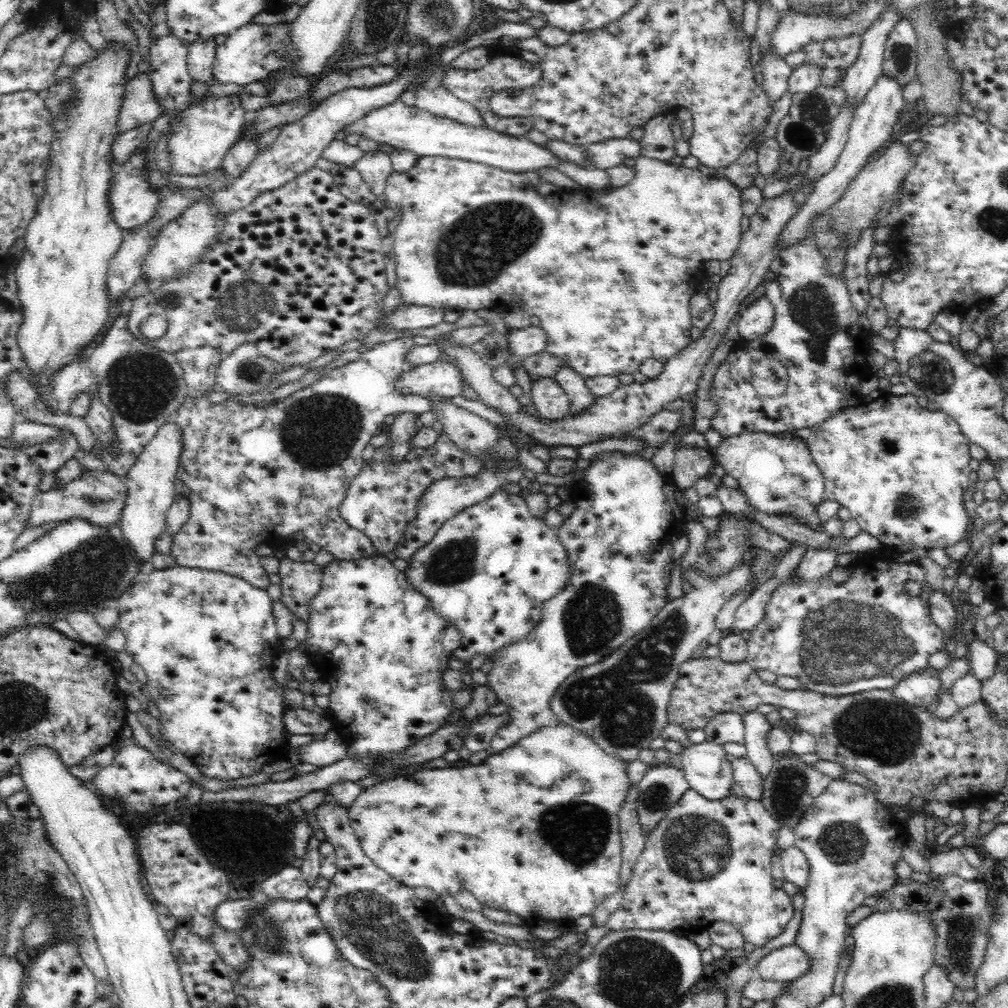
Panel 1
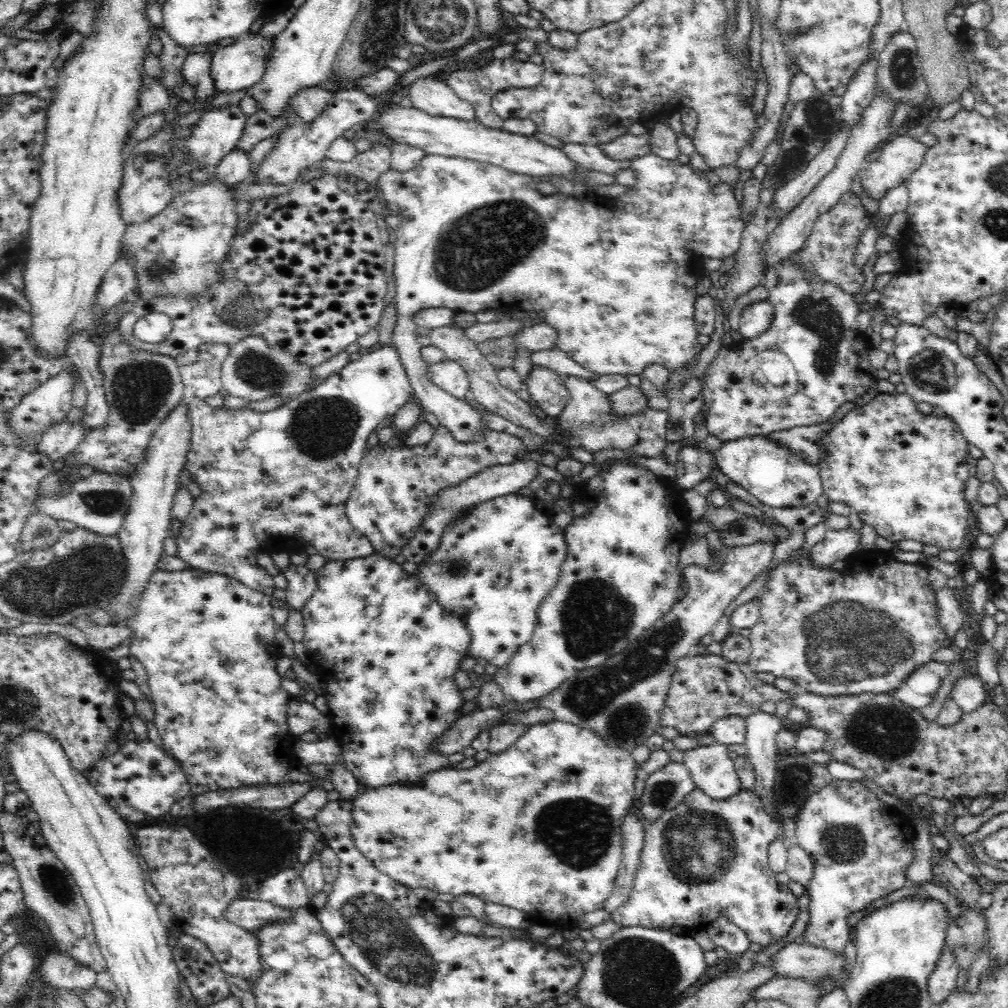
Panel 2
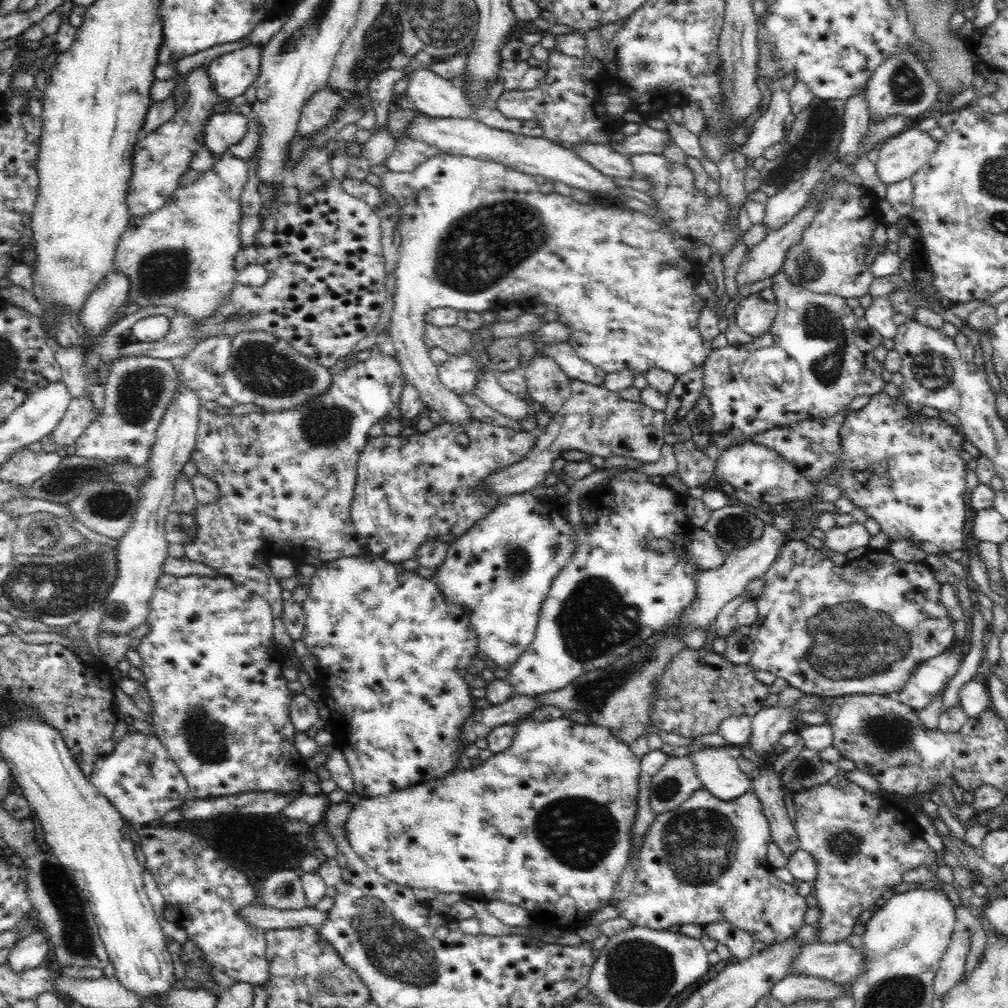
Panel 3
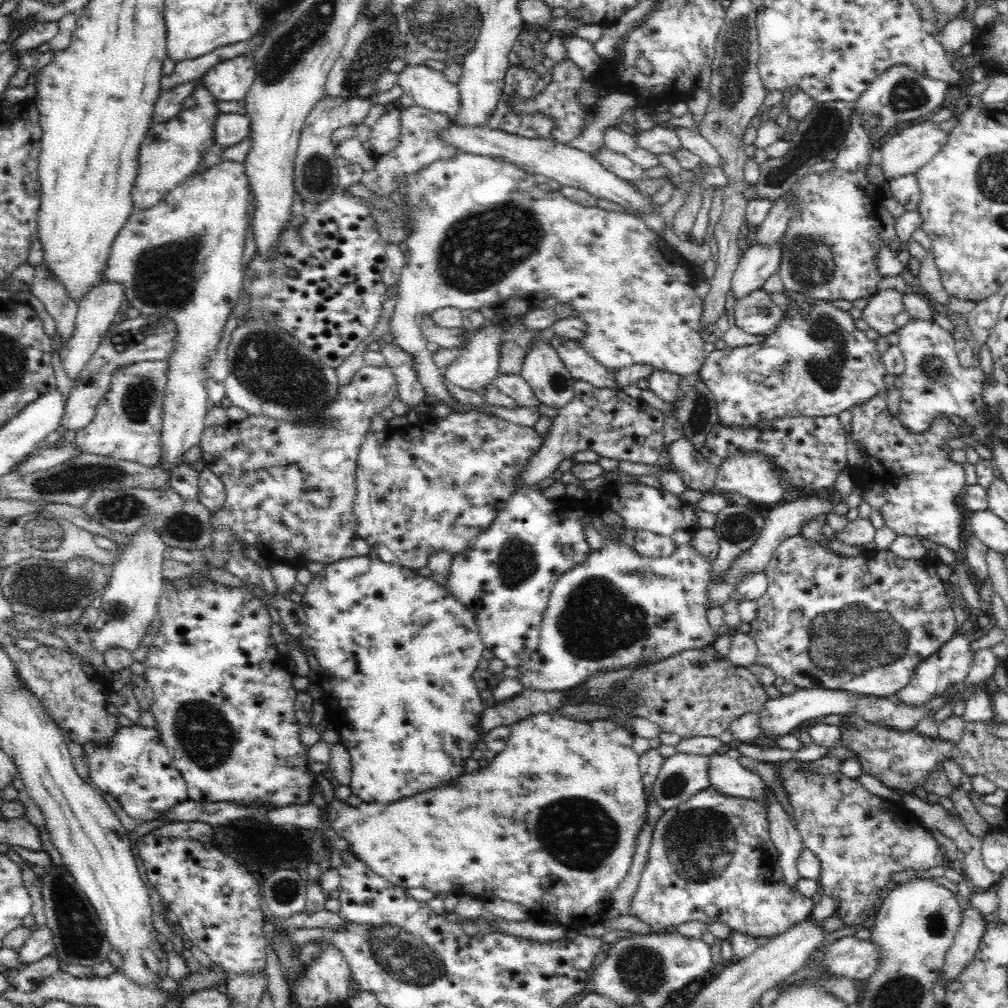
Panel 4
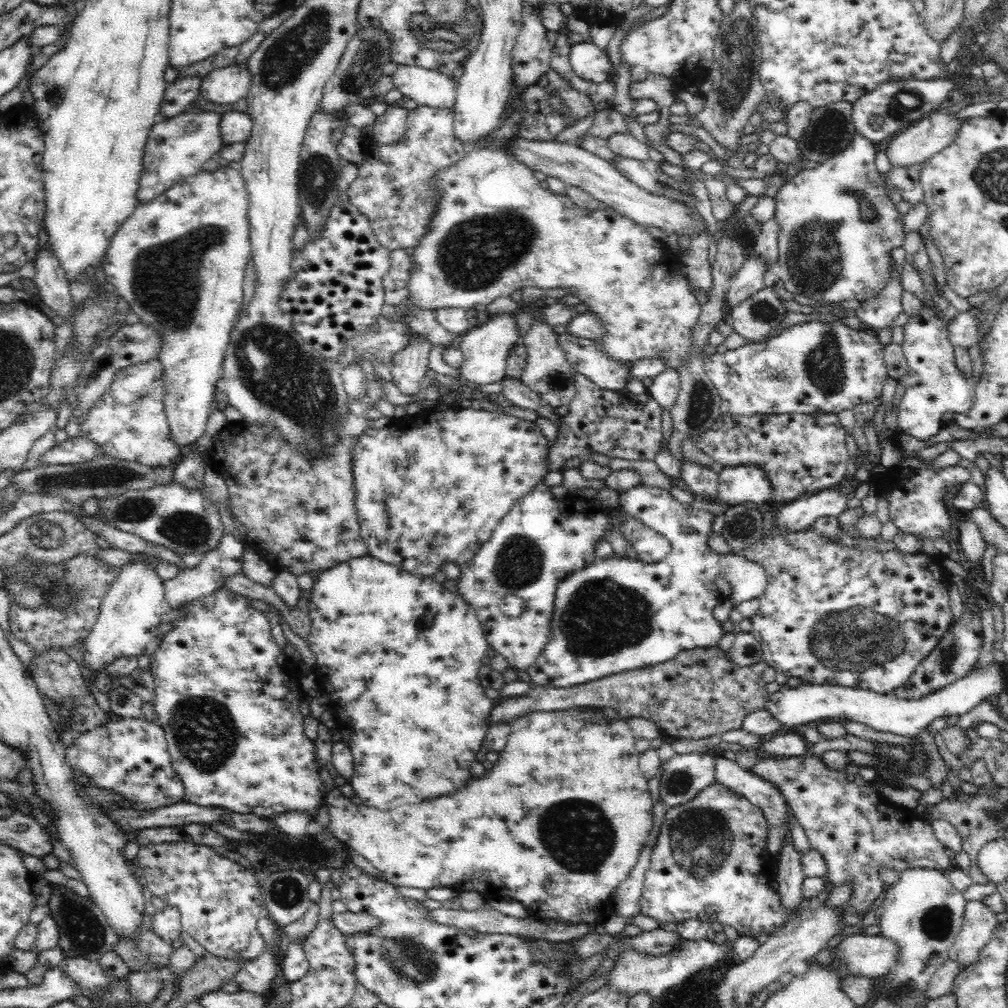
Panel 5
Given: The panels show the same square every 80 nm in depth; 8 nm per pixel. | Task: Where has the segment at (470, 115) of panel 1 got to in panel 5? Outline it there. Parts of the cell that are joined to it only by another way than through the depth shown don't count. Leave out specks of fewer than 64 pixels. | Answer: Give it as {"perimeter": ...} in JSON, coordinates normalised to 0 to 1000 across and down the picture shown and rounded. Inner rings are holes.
{"perimeter":[[[393,64],[390,72],[392,87],[399,92],[399,95],[409,97],[413,104],[450,109],[453,83],[445,75],[438,73],[433,68],[405,64]]]}

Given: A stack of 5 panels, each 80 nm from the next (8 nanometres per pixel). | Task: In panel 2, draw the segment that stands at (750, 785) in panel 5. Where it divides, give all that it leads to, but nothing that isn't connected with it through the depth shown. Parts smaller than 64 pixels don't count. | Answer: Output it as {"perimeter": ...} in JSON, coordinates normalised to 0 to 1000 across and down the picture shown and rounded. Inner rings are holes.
{"perimeter":[[[690,740],[677,746],[677,757],[681,759],[688,780],[706,793],[718,794],[734,785],[734,773],[722,748],[707,748],[707,740]]]}

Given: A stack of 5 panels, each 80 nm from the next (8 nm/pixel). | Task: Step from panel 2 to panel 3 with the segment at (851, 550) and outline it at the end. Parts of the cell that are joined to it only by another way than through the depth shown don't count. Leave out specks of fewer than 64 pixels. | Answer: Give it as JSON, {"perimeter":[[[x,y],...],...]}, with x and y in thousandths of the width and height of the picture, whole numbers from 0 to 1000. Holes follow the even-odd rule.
{"perimeter":[[[845,519],[837,523],[826,523],[818,528],[818,532],[814,535],[815,543],[813,547],[818,550],[820,554],[823,553],[823,548],[831,548],[839,551],[843,546],[848,544],[861,544],[863,531],[857,524],[857,521]]]}

